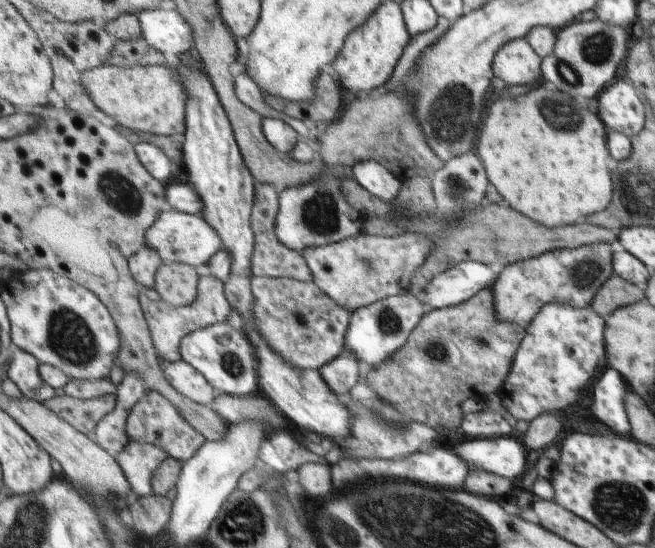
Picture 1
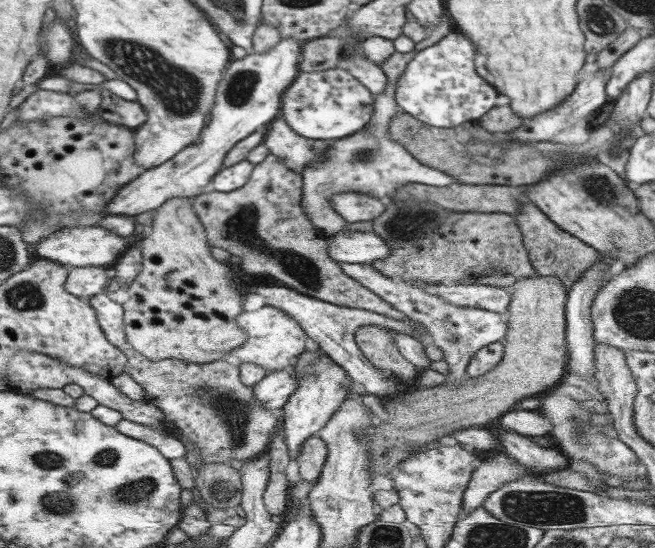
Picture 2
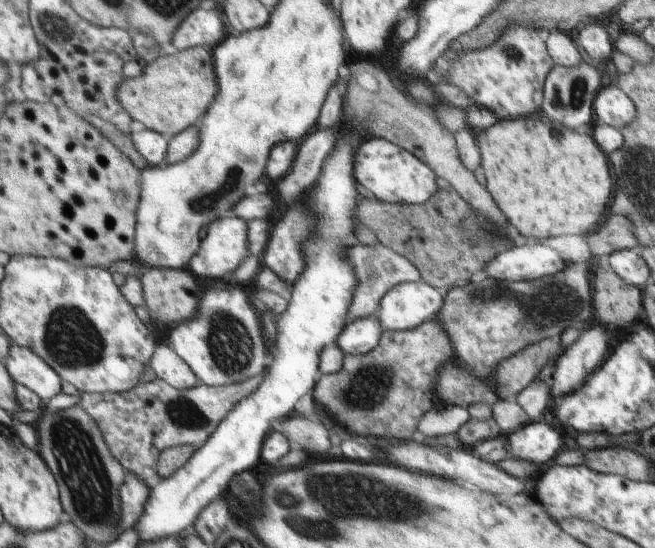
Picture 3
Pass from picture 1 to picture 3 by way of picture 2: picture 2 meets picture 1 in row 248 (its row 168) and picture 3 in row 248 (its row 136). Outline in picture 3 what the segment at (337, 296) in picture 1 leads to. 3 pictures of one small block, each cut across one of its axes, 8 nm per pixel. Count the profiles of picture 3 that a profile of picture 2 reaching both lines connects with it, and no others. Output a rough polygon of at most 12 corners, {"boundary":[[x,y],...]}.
{"boundary":[[382,246],[345,248],[355,272],[348,322],[376,315],[393,286],[421,280]]}

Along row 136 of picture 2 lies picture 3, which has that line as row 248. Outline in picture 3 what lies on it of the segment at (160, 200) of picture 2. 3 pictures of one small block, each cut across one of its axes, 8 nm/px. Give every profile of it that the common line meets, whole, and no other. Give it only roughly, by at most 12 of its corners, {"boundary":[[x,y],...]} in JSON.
{"boundary":[[213,220],[189,271],[232,275],[248,254],[248,222]]}

